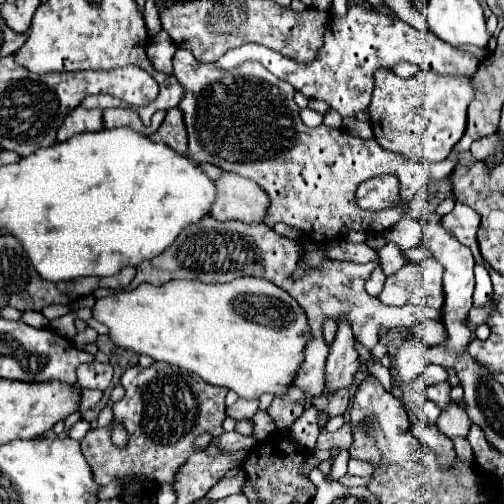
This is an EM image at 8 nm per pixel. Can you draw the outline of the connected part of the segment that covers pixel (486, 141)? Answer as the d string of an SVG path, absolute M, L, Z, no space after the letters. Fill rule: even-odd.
M490 135L490 137L478 139L476 143L472 143L470 153L472 153L472 157L474 157L474 159L482 161L482 159L486 159L490 153L494 153L496 145L498 145L498 135Z

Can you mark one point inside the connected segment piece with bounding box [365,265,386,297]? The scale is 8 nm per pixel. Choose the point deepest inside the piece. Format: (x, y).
(374, 286)

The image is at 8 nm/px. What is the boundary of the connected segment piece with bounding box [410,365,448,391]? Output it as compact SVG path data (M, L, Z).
M428 365L428 369L420 377L416 377L410 383L410 387L414 391L422 391L422 387L432 385L432 383L440 383L440 381L446 381L446 379L448 379L448 373L446 373L444 367L440 367L440 365Z

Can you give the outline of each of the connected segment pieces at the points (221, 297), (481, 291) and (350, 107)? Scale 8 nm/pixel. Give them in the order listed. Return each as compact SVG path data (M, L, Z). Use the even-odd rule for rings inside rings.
M184 279L168 281L164 285L142 283L134 291L120 291L116 295L96 299L92 313L96 321L108 327L108 337L118 347L196 373L206 383L228 387L244 399L258 399L266 391L272 395L282 393L298 371L304 345L310 339L304 309L300 309L288 291L268 283L266 279L236 279L216 285Z
M476 265L476 267L474 267L474 275L476 275L474 305L476 305L476 307L482 307L486 301L492 299L492 283L490 283L488 269L486 269L484 265Z
M350 3L344 17L330 15L324 31L324 45L318 57L314 59L314 63L300 65L286 57L278 57L276 61L280 63L268 63L270 57L250 59L246 45L242 45L224 53L214 65L218 69L234 69L242 65L244 61L262 63L272 75L288 81L296 91L300 91L308 99L326 101L342 117L354 117L362 111L368 111L368 105L372 101L372 91L374 91L374 73L378 69L394 69L398 63L406 61L406 63L418 65L422 71L434 71L438 75L444 75L444 73L474 75L480 63L468 53L462 53L456 47L442 43L430 31L422 33L400 19L392 19L360 3Z

